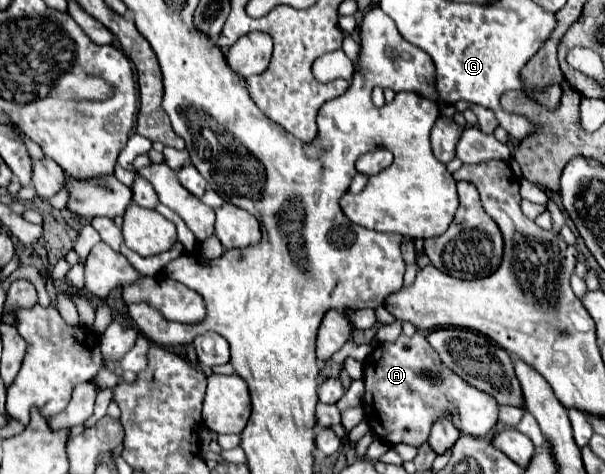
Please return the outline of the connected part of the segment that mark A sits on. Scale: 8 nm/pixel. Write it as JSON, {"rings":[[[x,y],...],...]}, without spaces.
{"rings":[[[419,331],[413,337],[401,335],[395,343],[377,345],[375,351],[371,353],[371,357],[367,357],[363,381],[365,381],[365,399],[363,399],[365,417],[367,417],[375,437],[385,441],[387,445],[407,443],[407,445],[413,445],[413,447],[421,447],[427,441],[433,423],[437,419],[445,417],[445,415],[451,417],[451,423],[461,433],[475,435],[475,437],[485,437],[497,423],[497,411],[499,411],[497,401],[489,393],[483,393],[479,389],[471,387],[459,375],[455,375],[439,359],[437,351],[429,345],[427,337],[423,333],[419,333]]]}

